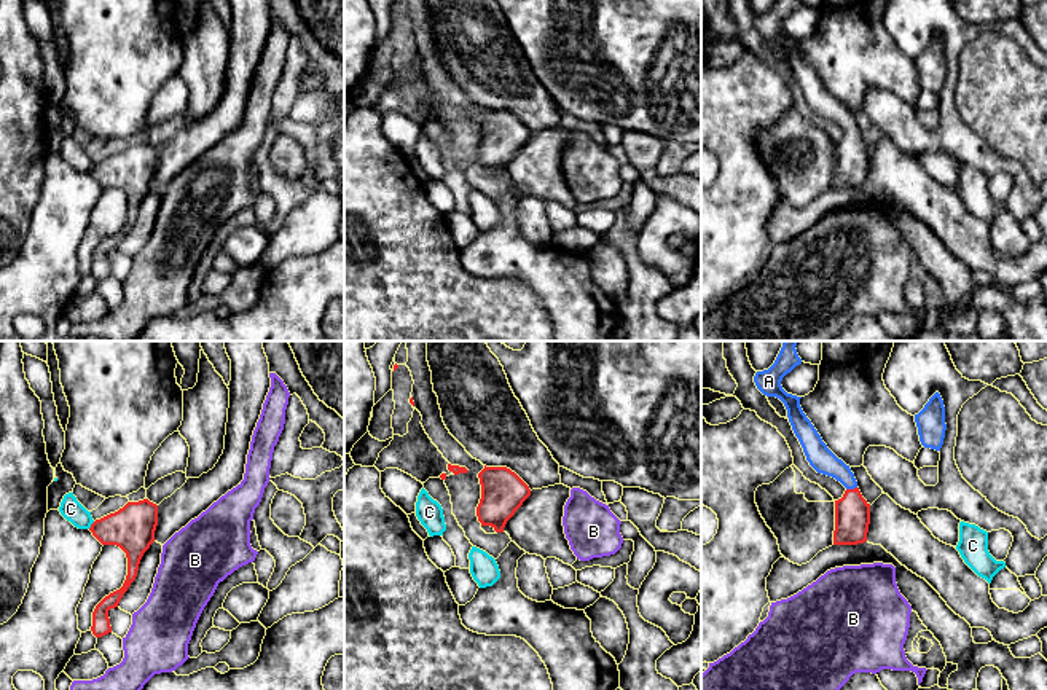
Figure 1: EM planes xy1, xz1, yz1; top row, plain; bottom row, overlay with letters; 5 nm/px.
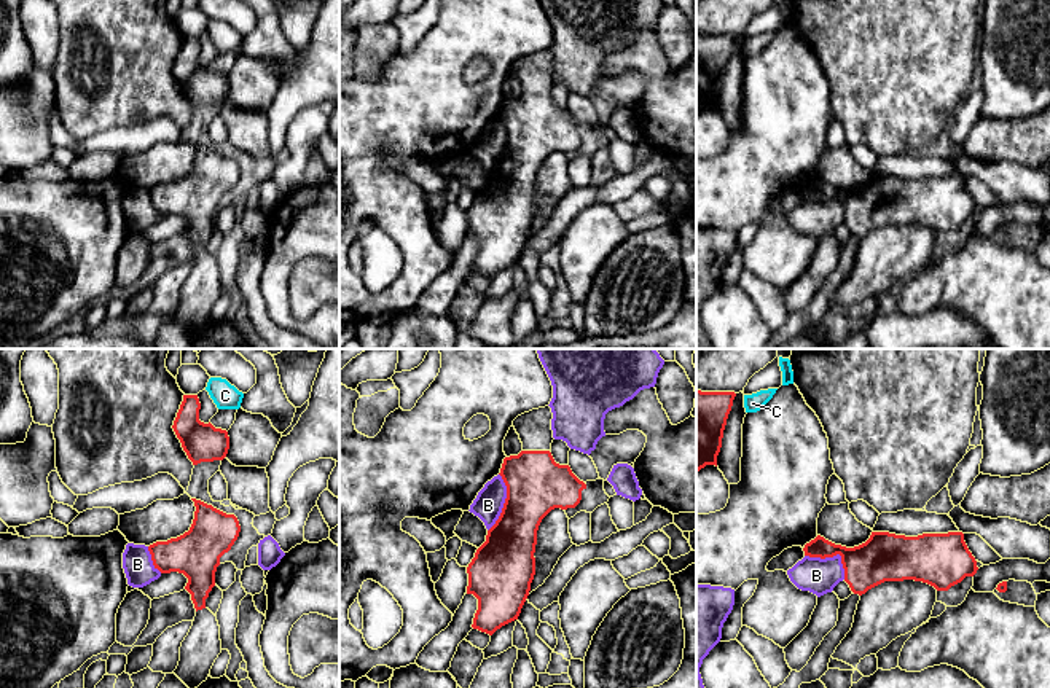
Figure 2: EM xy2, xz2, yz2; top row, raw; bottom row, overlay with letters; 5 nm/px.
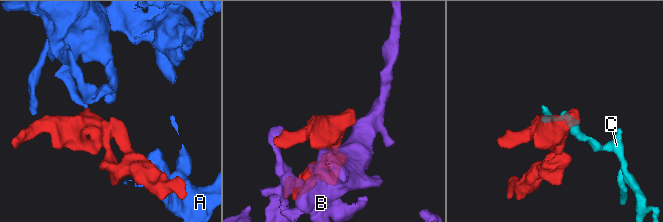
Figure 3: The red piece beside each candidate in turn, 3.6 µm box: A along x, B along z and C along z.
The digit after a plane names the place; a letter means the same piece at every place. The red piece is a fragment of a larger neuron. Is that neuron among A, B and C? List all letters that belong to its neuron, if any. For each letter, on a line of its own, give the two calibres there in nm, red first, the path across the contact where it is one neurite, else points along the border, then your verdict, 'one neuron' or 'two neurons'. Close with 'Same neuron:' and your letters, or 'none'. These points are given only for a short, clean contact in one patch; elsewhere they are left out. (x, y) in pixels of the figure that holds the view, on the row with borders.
A: 180/120 nm | across yz1 (851, 512), (851, 490), (818, 454) | one neuron
B: 240/180 nm | two neurons
C: 220/110 nm | along xy1 (94, 521), (88, 528) | two neurons
Same neuron: A

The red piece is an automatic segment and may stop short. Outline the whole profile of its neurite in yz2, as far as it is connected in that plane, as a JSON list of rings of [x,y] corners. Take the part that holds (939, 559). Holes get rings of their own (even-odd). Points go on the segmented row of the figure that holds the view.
[[[872,532],[870,538],[854,548],[835,545],[817,535],[805,545],[805,556],[833,557],[841,556],[844,581],[854,594],[865,594],[868,589],[884,581],[915,580],[934,586],[937,591],[948,591],[966,577],[974,577],[978,570],[977,561],[969,551],[962,532],[923,534],[918,537],[895,535],[889,532]]]

